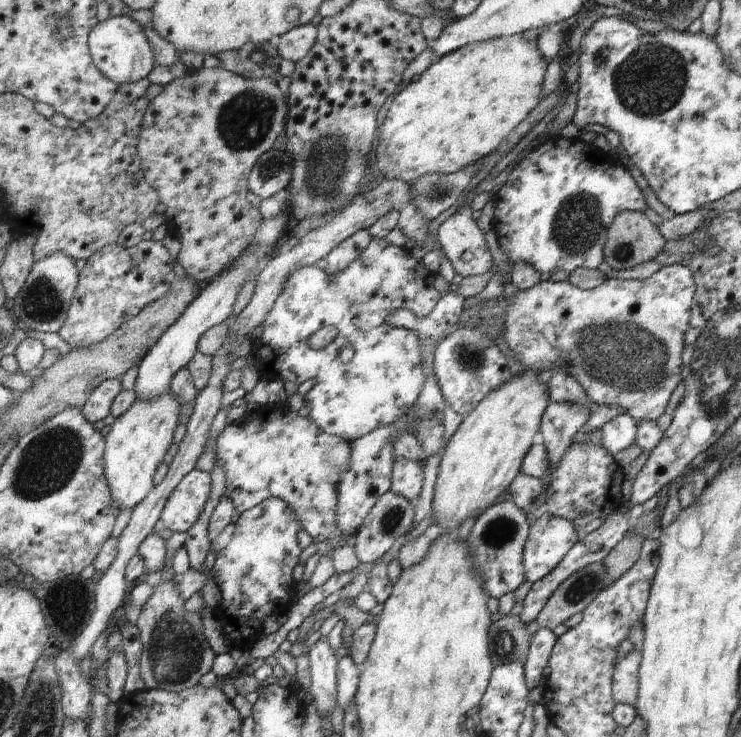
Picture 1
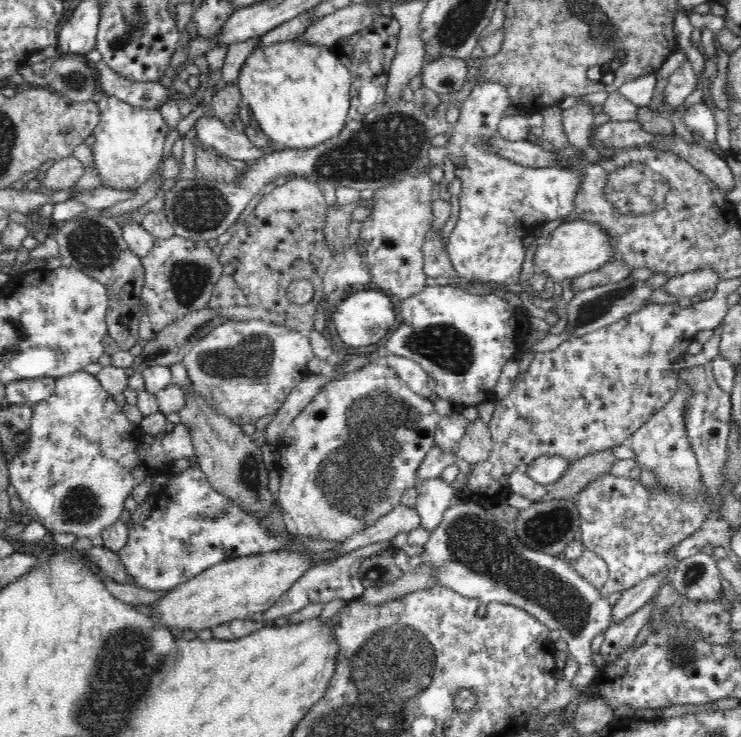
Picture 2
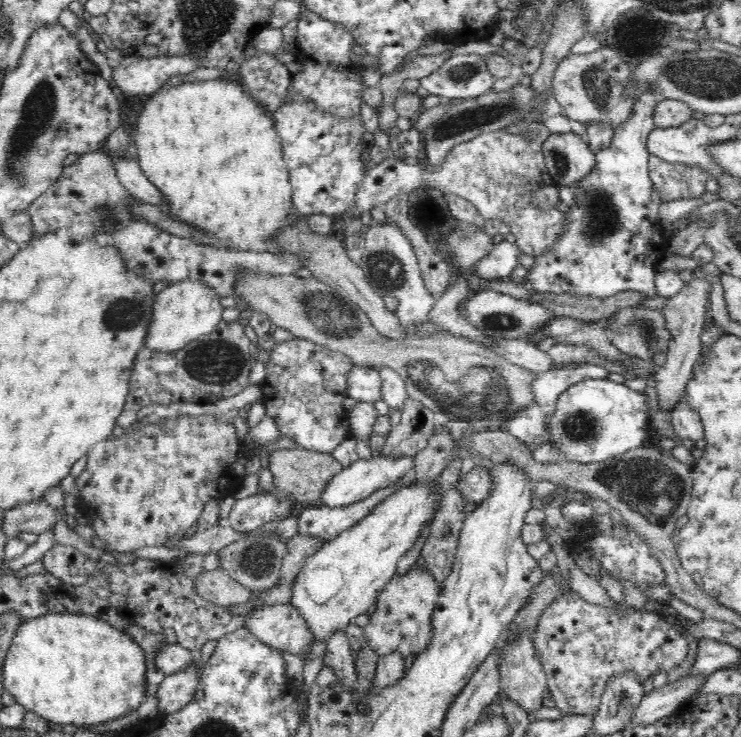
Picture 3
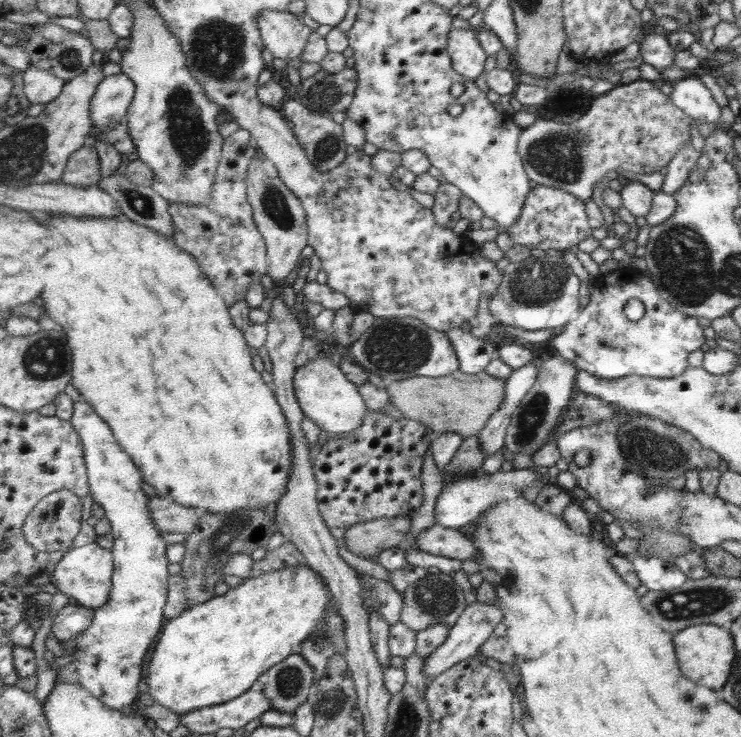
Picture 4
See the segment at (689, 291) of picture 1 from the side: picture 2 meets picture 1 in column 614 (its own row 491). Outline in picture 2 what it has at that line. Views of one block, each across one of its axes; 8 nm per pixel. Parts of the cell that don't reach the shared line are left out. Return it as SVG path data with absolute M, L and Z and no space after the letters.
M372 362L358 372L340 374L324 384L320 394L288 426L278 444L280 460L276 470L280 472L282 486L276 500L282 506L288 532L296 538L328 540L340 546L346 538L394 512L402 504L406 490L416 488L418 468L436 446L434 436L440 420L434 402L400 382L398 374L386 362Z

